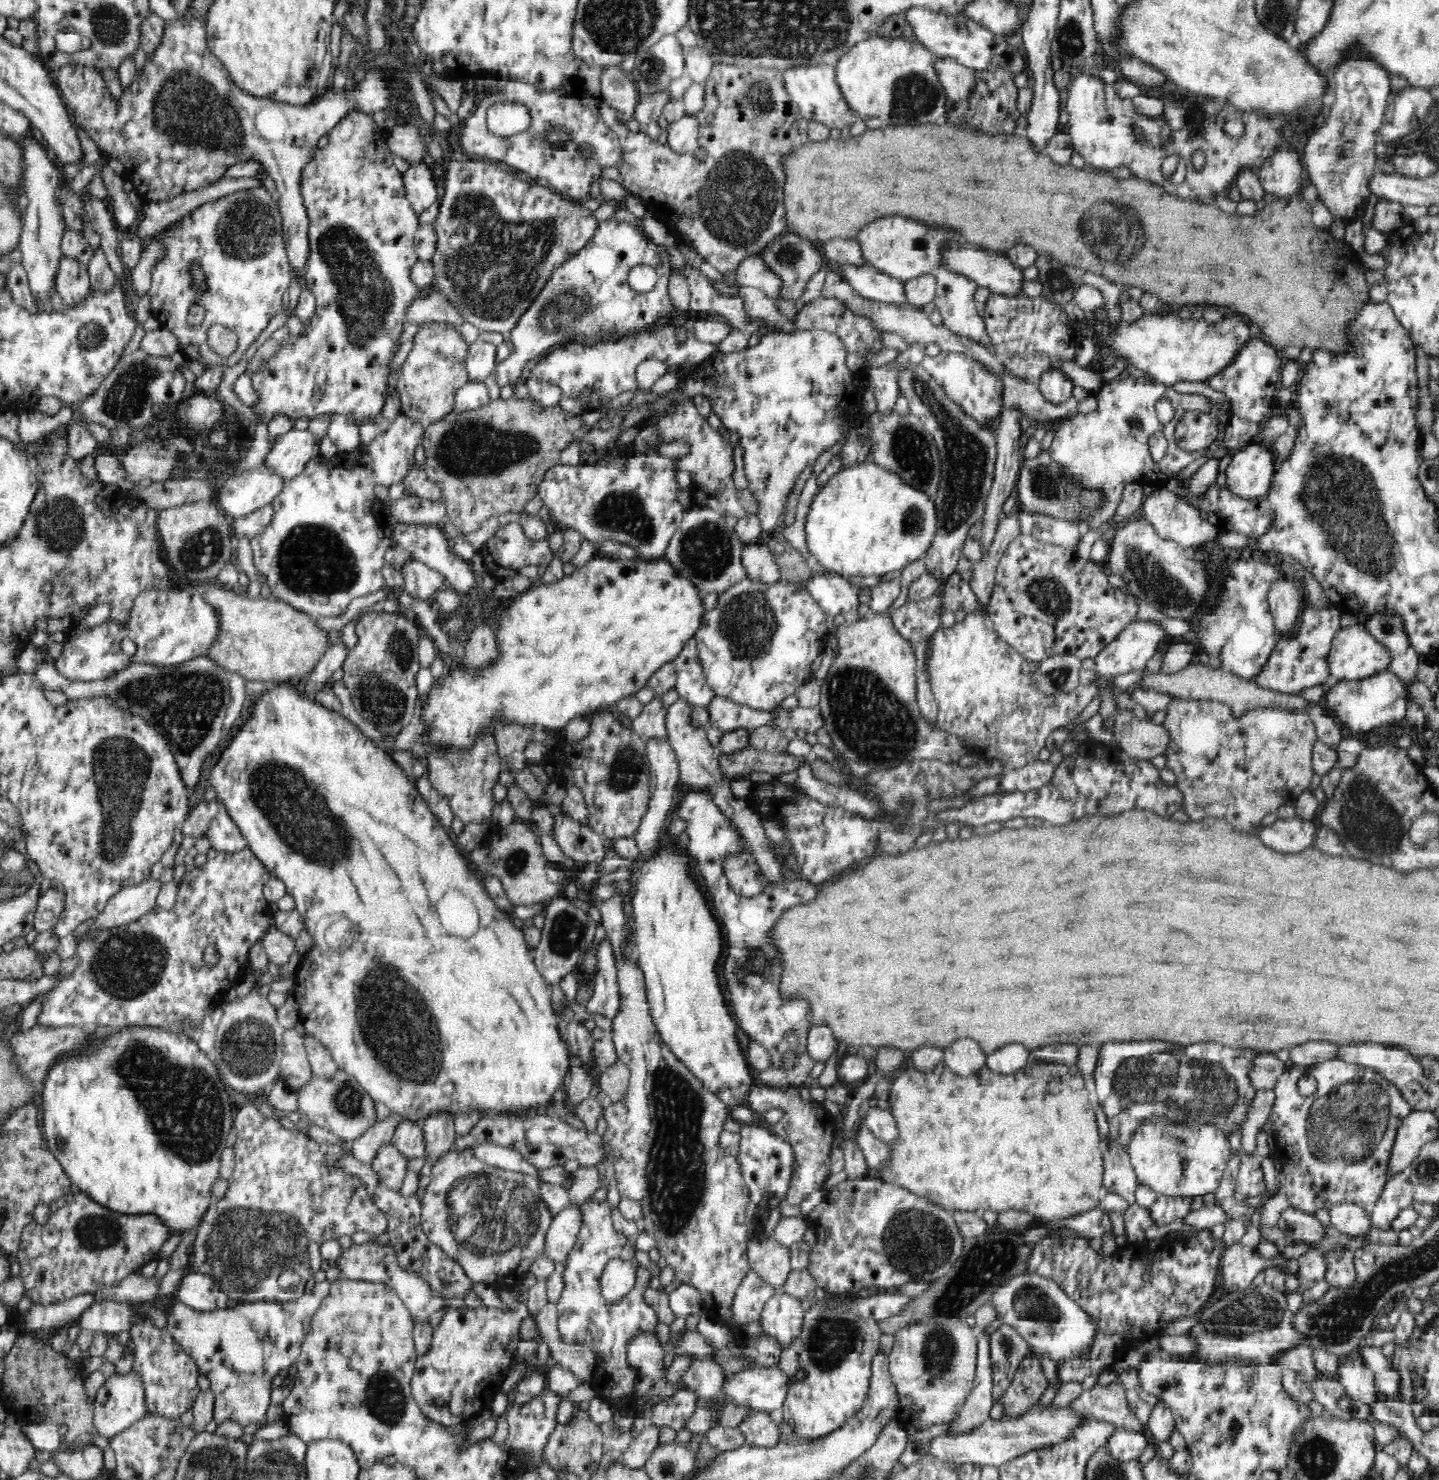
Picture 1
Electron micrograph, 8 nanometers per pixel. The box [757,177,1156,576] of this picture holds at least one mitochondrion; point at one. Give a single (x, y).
(965, 455)

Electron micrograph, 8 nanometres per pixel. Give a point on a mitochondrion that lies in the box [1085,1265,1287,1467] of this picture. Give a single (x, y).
(1235, 1319)

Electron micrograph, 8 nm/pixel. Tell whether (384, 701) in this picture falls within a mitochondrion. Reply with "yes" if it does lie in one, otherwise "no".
yes

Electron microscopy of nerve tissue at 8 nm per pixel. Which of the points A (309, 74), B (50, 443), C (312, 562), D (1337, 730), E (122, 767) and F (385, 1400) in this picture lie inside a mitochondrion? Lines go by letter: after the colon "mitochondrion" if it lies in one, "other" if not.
A: other
B: other
C: mitochondrion
D: other
E: mitochondrion
F: mitochondrion

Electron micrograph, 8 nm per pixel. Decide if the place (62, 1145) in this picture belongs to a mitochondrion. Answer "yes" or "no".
yes

